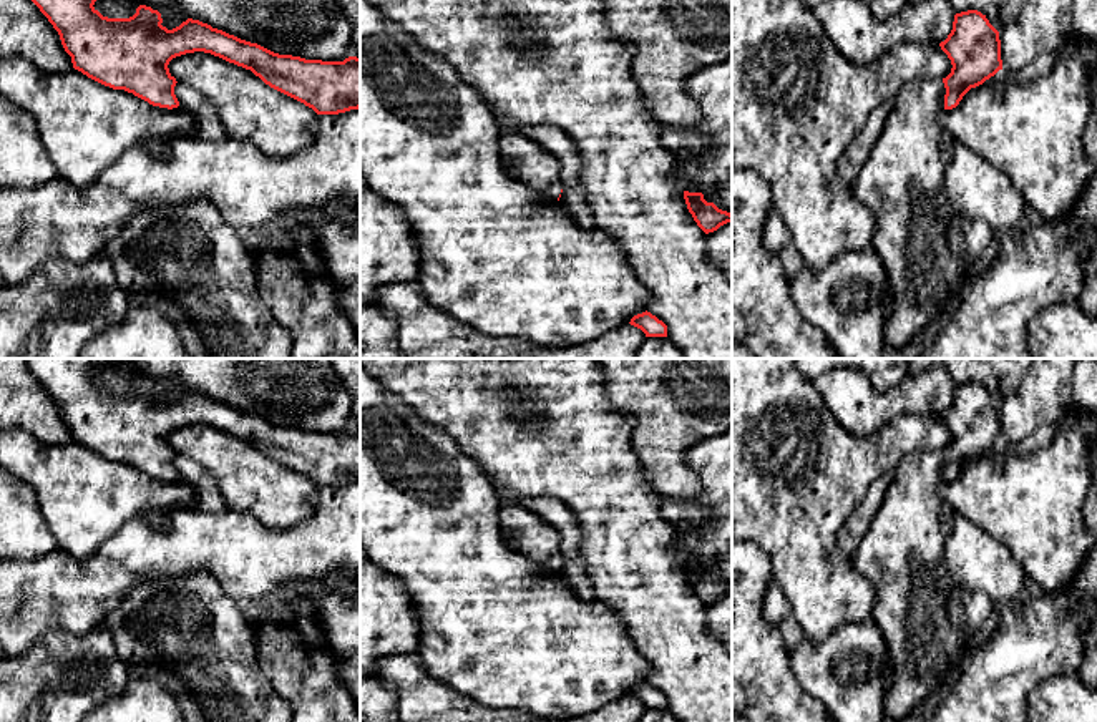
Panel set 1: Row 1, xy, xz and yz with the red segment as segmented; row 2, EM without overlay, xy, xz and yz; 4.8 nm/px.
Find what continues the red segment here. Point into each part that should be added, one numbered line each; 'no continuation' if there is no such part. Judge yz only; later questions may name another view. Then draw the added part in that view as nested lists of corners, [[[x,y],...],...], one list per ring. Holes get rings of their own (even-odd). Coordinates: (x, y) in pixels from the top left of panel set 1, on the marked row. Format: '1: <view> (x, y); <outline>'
1: yz (926, 248); [[[943,80],[909,81],[893,98],[886,126],[853,184],[856,198],[875,216],[873,249],[890,287],[885,322],[886,352],[903,349],[944,309],[956,285],[971,276],[973,262],[999,237],[984,221],[958,212],[944,193],[944,169],[954,139],[941,128]]]

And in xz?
1: xz (523, 160); [[[518,131],[500,138],[501,164],[508,178],[523,183],[546,201],[558,201],[563,184],[558,159]]]

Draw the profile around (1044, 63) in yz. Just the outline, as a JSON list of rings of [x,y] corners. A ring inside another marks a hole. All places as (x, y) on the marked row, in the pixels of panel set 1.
[[[1056,51],[1041,55],[1037,60],[1029,63],[1027,66],[1021,68],[1019,71],[1006,71],[999,70],[994,76],[991,76],[987,81],[1031,81],[1036,76],[1047,73],[1052,70],[1054,63],[1057,61]]]

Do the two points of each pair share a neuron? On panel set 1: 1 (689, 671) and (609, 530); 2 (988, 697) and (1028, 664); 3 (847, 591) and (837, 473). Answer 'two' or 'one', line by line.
1: one
2: one
3: one

